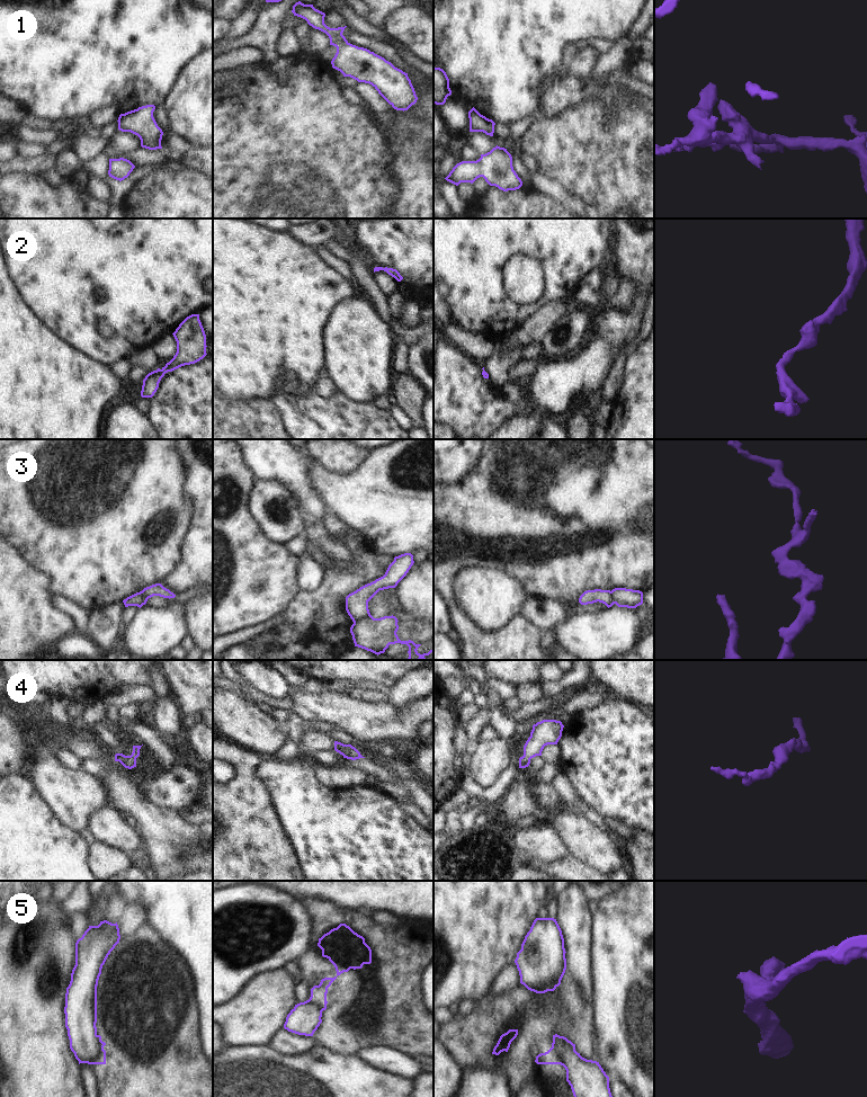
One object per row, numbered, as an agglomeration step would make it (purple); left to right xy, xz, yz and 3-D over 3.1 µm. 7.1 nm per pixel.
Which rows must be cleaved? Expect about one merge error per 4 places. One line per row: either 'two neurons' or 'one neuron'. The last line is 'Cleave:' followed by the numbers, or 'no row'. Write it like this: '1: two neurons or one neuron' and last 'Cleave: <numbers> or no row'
1: one neuron
2: one neuron
3: two neurons
4: one neuron
5: two neurons
Cleave: 3, 5

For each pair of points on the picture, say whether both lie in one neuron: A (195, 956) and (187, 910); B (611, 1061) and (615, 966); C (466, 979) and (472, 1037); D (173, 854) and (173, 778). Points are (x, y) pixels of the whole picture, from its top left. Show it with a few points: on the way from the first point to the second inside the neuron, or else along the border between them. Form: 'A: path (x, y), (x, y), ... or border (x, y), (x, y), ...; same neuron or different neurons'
A: path (195, 945), (195, 921); same neuron
B: path (615, 1037), (615, 990); same neuron
C: border (489, 993), (480, 1000); different neurons
D: border (149, 800), (159, 806), (182, 812); different neurons

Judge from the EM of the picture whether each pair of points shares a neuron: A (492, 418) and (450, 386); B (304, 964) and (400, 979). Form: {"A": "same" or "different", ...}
{"A": "same", "B": "same"}

